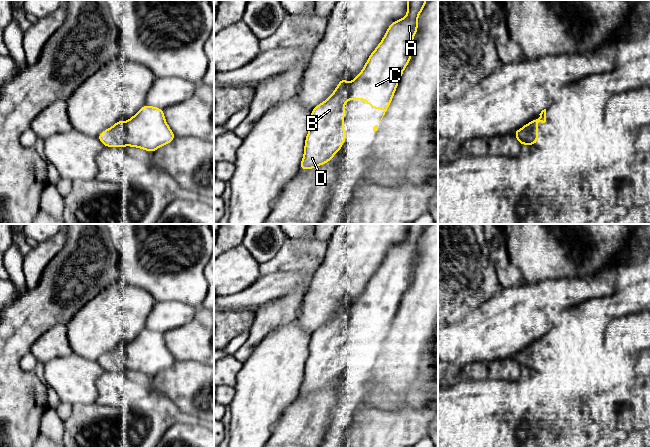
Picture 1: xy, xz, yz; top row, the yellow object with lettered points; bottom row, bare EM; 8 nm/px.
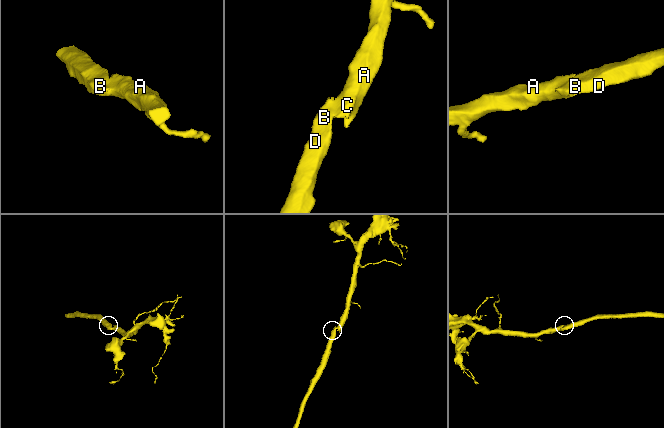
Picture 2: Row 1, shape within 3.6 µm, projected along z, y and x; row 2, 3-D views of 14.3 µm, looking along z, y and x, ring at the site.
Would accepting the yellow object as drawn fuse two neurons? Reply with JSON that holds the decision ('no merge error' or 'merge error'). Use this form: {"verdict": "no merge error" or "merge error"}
{"verdict": "no merge error"}

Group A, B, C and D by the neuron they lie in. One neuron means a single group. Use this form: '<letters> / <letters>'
A B C D

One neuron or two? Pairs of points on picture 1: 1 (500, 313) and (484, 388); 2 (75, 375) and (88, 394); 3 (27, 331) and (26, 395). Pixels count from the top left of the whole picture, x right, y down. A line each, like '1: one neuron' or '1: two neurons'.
1: two neurons
2: one neuron
3: one neuron

